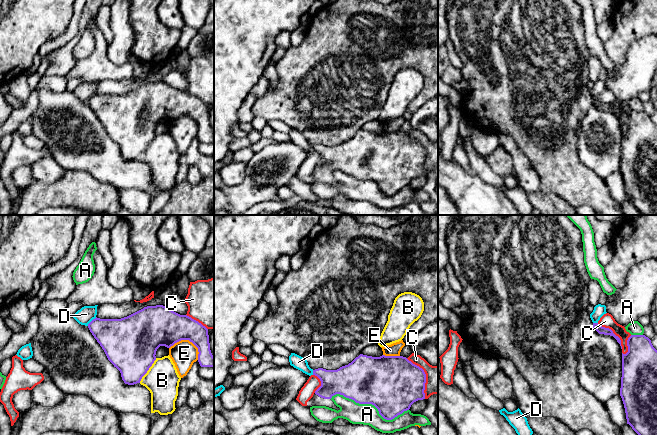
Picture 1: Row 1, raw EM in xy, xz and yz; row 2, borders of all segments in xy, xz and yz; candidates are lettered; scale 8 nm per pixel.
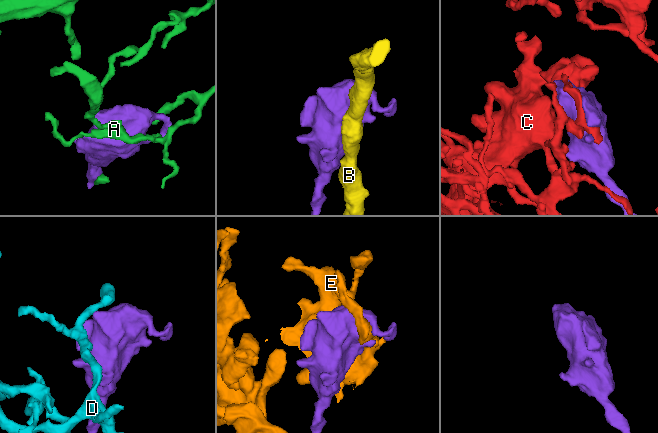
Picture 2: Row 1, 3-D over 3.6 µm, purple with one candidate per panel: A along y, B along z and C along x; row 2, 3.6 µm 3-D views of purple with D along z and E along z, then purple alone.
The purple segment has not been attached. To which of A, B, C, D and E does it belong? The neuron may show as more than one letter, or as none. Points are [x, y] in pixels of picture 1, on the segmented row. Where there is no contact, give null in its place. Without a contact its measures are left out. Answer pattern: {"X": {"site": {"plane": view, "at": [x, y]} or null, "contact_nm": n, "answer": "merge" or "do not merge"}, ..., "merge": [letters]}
{"A": {"site": {"plane": "xz", "at": [370, 403]}, "contact_nm": 650, "answer": "do not merge"}, "B": {"site": {"plane": "xy", "at": [148, 369]}, "contact_nm": 240, "answer": "do not merge"}, "C": {"site": {"plane": "xz", "at": [425, 376]}, "contact_nm": 360, "answer": "do not merge"}, "D": {"site": {"plane": "xy", "at": [91, 321]}, "contact_nm": 100, "answer": "do not merge"}, "E": {"site": {"plane": "xy", "at": [189, 340]}, "contact_nm": 260, "answer": "do not merge"}, "merge": []}

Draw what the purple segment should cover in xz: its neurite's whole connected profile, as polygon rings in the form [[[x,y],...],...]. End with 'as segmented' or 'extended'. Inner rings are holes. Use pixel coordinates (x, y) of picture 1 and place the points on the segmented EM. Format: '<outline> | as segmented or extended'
[[[360,354],[351,363],[337,370],[318,368],[313,370],[313,375],[320,379],[321,386],[307,402],[308,407],[326,406],[338,411],[340,408],[331,398],[340,394],[359,404],[372,404],[384,419],[392,420],[409,410],[414,402],[425,399],[424,370],[403,356],[372,357]]] | extended

